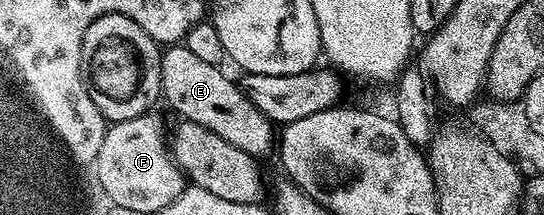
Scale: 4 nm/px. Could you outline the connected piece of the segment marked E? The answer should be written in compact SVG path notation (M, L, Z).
M173 43L161 54L161 97L178 114L178 118L199 123L225 139L235 148L245 151L256 159L263 159L275 149L275 125L268 121L245 97L236 80L224 77L209 61L197 53L184 49L184 44Z

